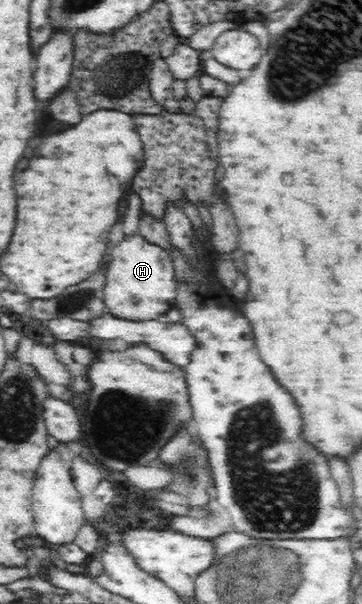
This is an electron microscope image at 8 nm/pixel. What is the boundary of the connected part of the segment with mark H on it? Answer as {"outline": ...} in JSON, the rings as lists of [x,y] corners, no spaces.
{"outline":[[[137,232],[113,246],[107,264],[107,286],[103,288],[106,311],[129,320],[157,319],[174,305],[177,280],[167,249],[149,242]]]}

